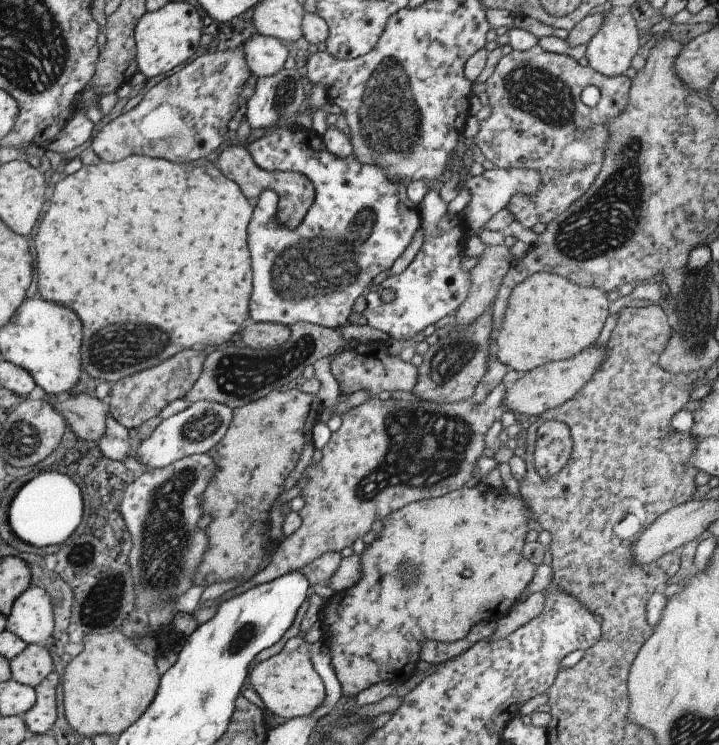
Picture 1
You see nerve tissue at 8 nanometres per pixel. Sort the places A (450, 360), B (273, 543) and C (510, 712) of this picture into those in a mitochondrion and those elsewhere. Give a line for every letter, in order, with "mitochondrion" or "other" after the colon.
A: mitochondrion
B: other
C: other

